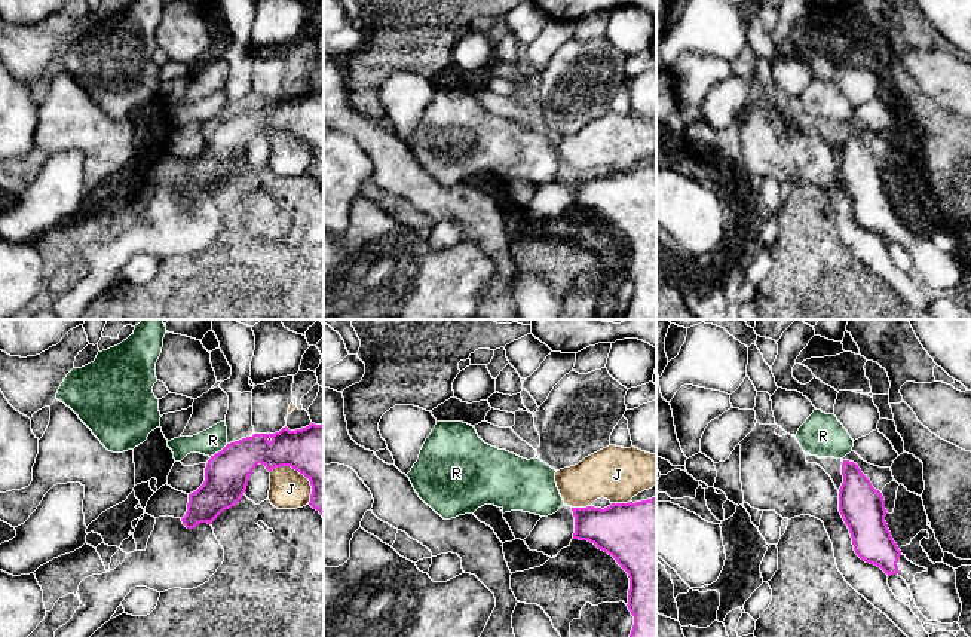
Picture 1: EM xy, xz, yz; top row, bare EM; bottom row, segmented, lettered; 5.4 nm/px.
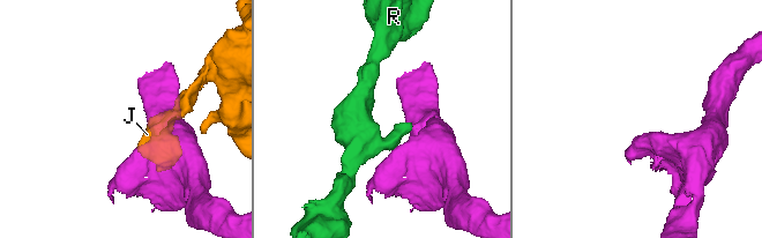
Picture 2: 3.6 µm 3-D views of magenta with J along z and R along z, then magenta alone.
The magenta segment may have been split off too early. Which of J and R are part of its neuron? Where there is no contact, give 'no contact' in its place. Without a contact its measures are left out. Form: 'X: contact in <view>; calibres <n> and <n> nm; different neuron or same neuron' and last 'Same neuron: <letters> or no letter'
J: contact in xy; calibres 320 and 200 nm; different neuron
R: contact in xy; calibres 240 and 140 nm; different neuron
Same neuron: no letter

